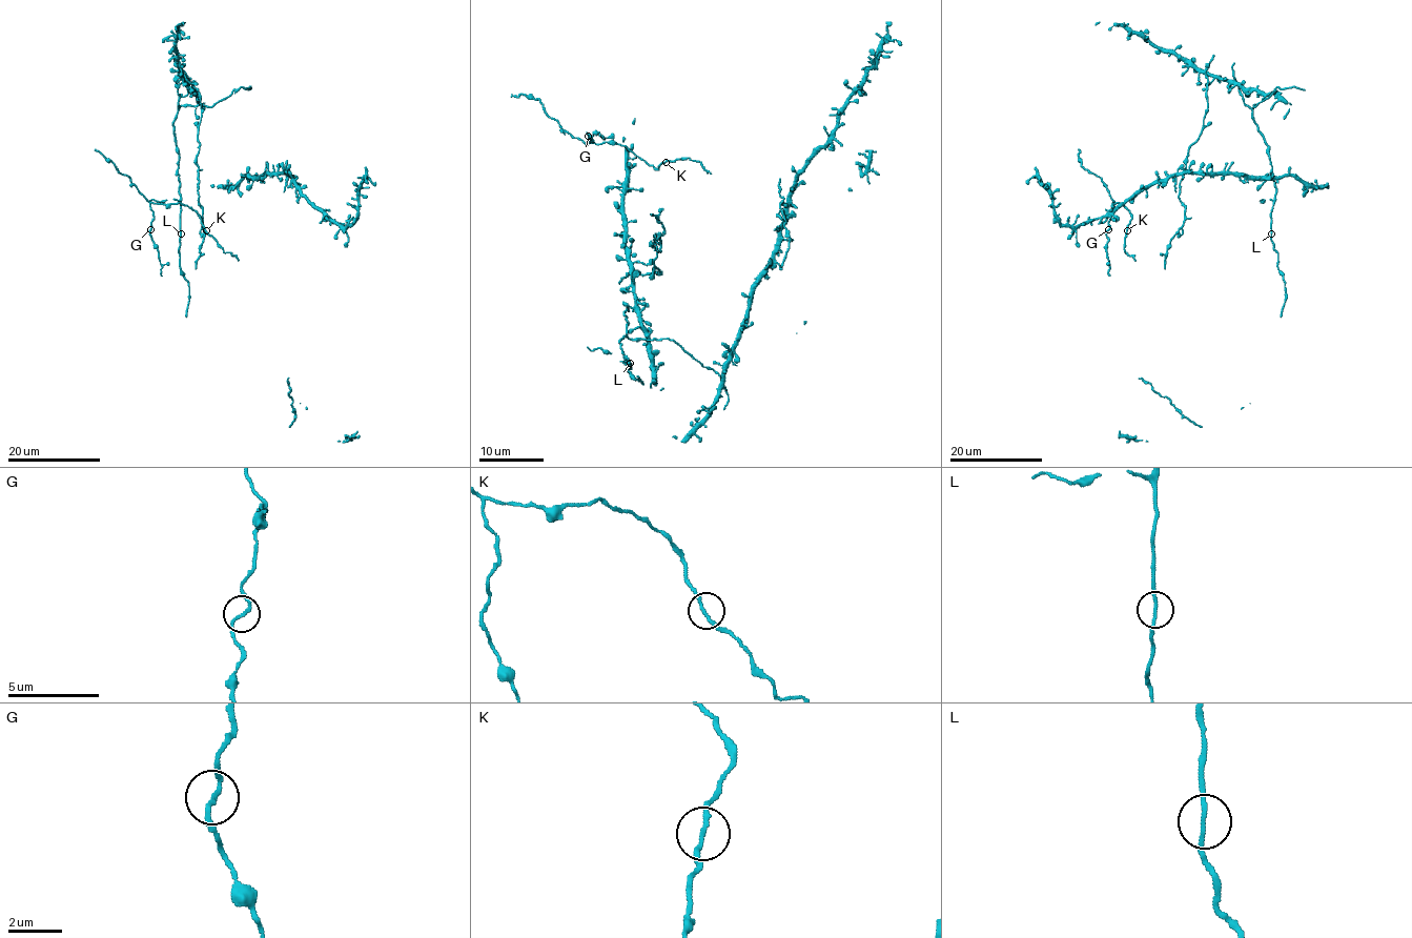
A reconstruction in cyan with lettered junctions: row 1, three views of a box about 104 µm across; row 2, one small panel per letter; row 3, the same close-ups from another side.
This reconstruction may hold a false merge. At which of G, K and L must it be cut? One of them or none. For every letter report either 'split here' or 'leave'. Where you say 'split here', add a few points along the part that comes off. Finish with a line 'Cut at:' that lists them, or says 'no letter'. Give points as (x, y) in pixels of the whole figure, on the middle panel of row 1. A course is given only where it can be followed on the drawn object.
G: leave
K: leave
L: leave
Cut at: no letter

